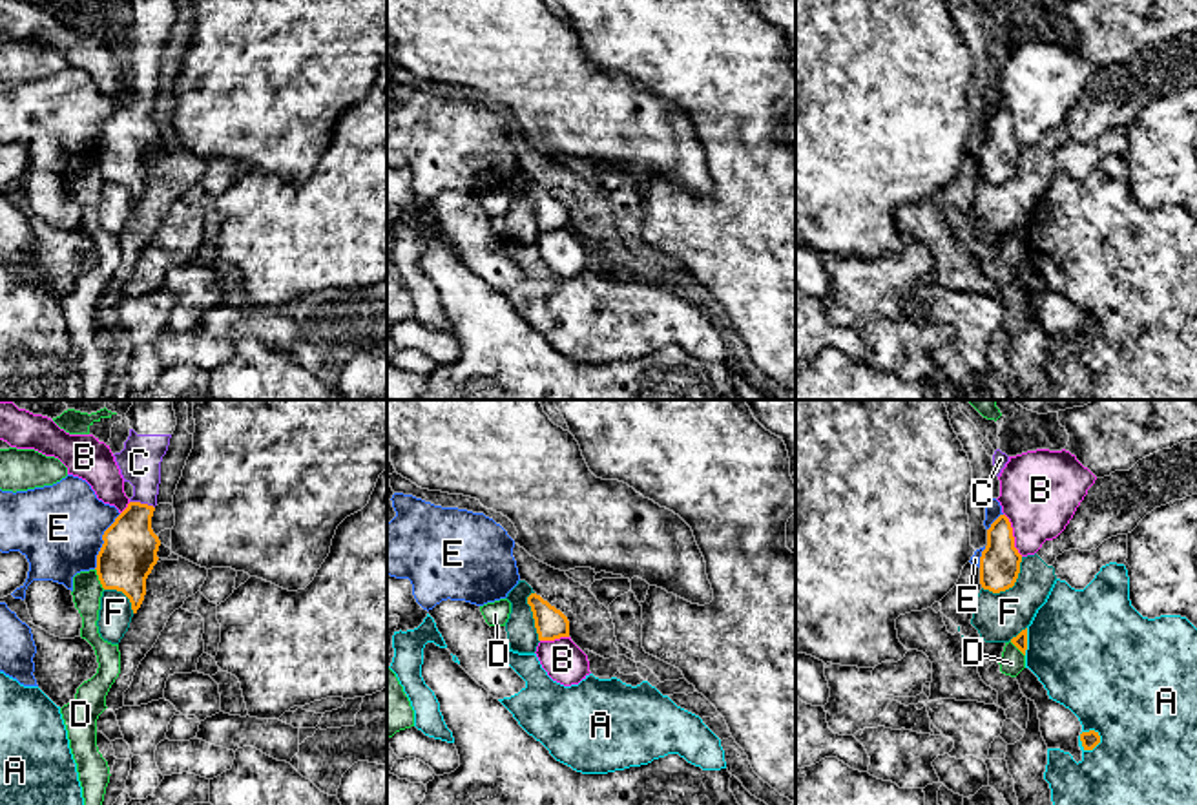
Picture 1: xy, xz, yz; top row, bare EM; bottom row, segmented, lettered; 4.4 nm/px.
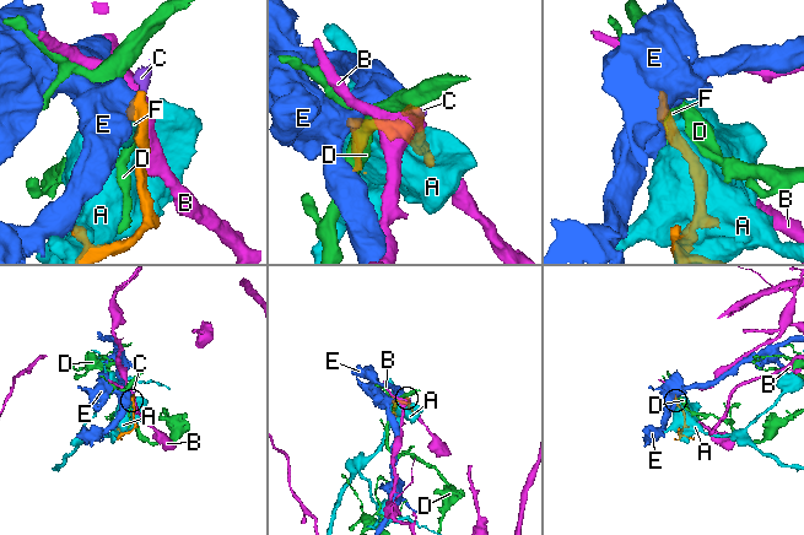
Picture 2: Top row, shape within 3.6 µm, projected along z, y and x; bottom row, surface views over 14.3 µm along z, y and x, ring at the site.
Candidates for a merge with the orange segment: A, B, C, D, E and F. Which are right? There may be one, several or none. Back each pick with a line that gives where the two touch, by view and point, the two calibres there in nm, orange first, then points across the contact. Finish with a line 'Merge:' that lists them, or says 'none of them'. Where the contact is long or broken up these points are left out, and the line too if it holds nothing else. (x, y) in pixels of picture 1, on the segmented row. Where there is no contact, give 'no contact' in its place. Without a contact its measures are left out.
C: contact xy (143, 504); calibres 240 and 190 nm; way xy (128, 554), (132, 528), (143, 504), (143, 470), (139, 462)
Merge: C

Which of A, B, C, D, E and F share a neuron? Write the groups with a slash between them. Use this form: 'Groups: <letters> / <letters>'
Groups: A / B / C / D / E / F

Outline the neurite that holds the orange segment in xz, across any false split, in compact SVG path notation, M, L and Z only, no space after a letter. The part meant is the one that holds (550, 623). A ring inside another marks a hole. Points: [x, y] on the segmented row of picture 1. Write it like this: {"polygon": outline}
{"polygon": "M531 593L527 597L527 604L533 612L538 641L555 641L560 637L569 637L569 621L560 610L551 606L536 593Z"}

